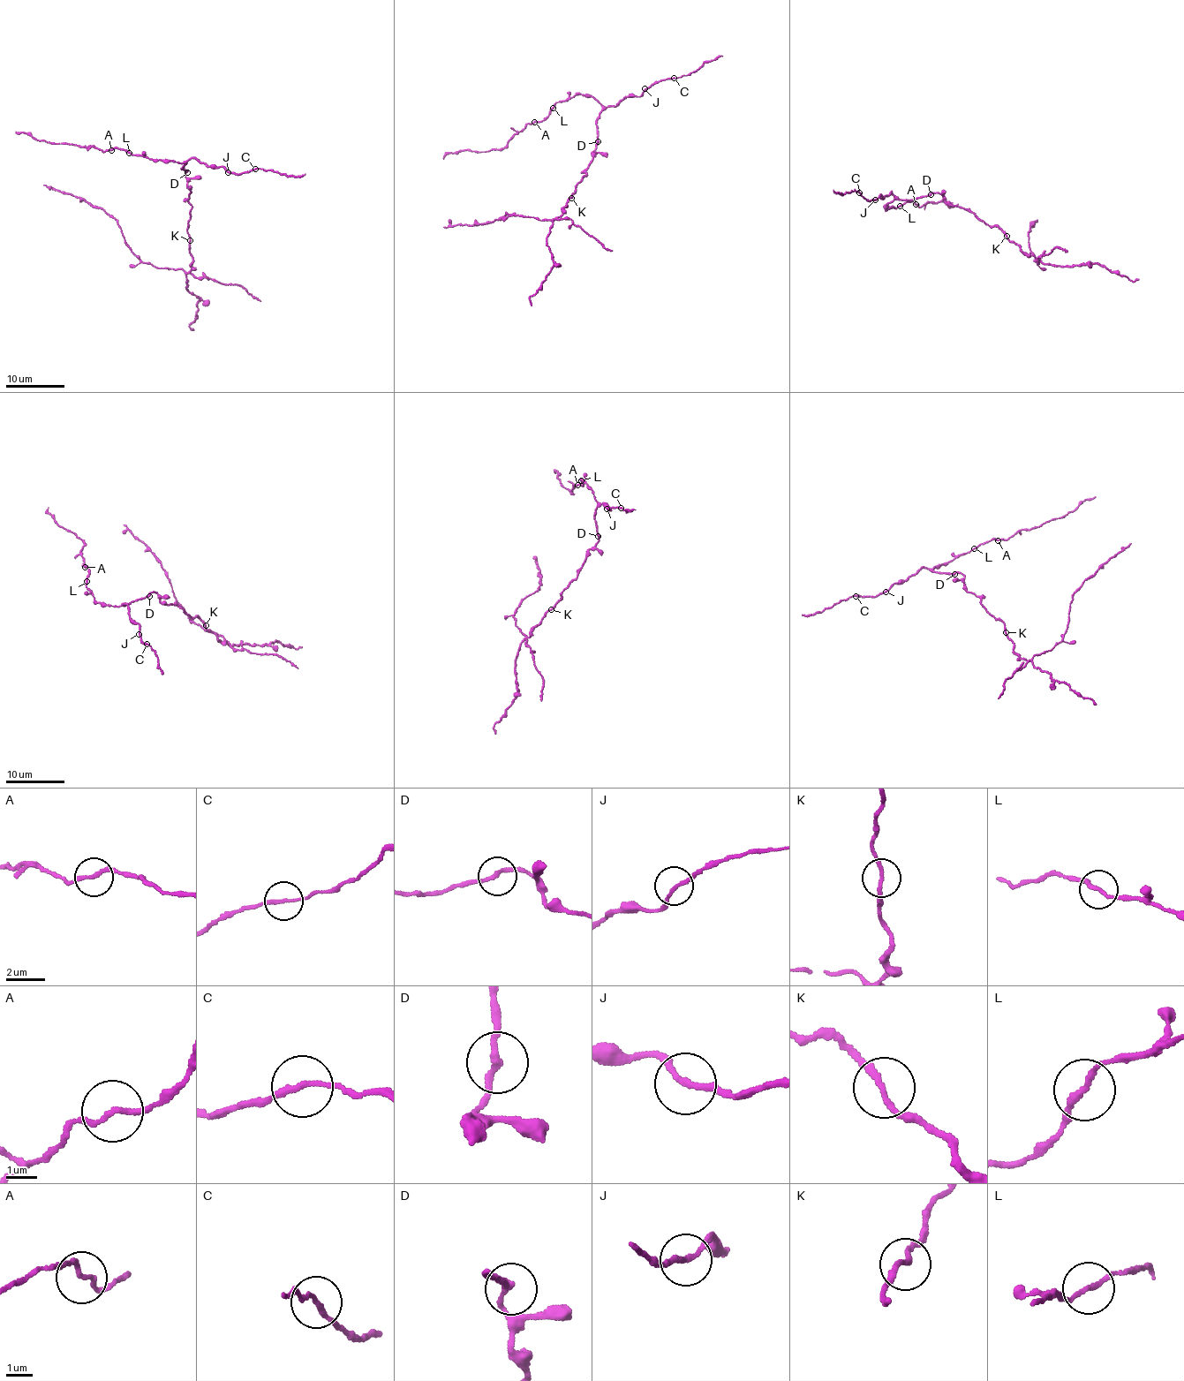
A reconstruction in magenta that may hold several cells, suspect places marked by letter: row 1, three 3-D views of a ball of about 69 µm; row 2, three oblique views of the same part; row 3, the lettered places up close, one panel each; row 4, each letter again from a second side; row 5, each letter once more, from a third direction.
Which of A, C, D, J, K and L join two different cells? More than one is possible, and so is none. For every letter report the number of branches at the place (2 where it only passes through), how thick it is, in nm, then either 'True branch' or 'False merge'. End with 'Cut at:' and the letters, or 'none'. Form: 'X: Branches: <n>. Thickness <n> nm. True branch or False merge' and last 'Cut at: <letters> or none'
A: Branches: 2. Thickness 160 nm. False merge
C: Branches: 2. Thickness 170 nm. True branch
D: Branches: 2. Thickness 190 nm. True branch
J: Branches: 2. Thickness 170 nm. True branch
K: Branches: 2. Thickness 190 nm. False merge
L: Branches: 2. Thickness 180 nm. True branch
Cut at: A, K

